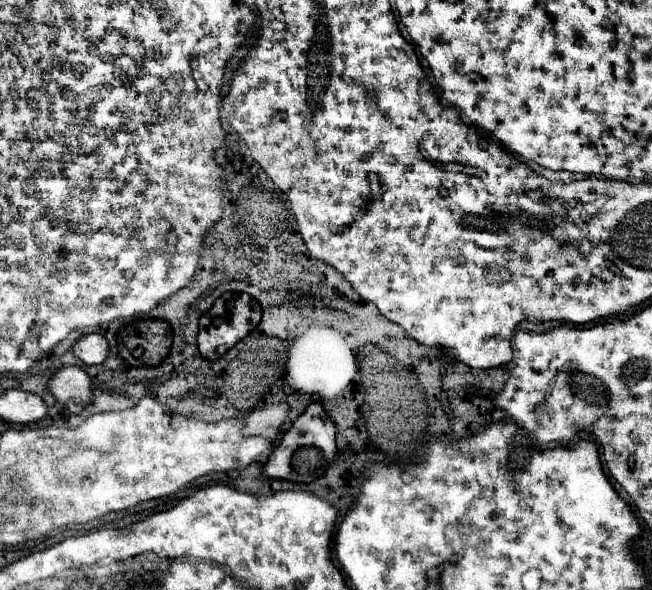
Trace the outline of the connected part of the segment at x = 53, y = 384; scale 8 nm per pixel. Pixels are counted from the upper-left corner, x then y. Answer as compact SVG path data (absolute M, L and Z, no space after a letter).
M75 365L61 367L47 383L49 393L67 407L71 413L79 413L91 397L91 379L89 375Z

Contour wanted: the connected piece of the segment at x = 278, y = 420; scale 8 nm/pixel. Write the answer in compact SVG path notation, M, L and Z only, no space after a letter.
M285 401L271 403L263 409L255 409L245 417L245 435L263 435L267 439L277 439L281 425L289 417L289 405Z

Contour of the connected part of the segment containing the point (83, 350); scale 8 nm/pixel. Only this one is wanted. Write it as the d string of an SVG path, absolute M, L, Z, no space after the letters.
M91 333L91 335L83 335L81 339L75 341L73 353L87 365L99 365L105 361L105 357L109 353L109 345L103 335Z

